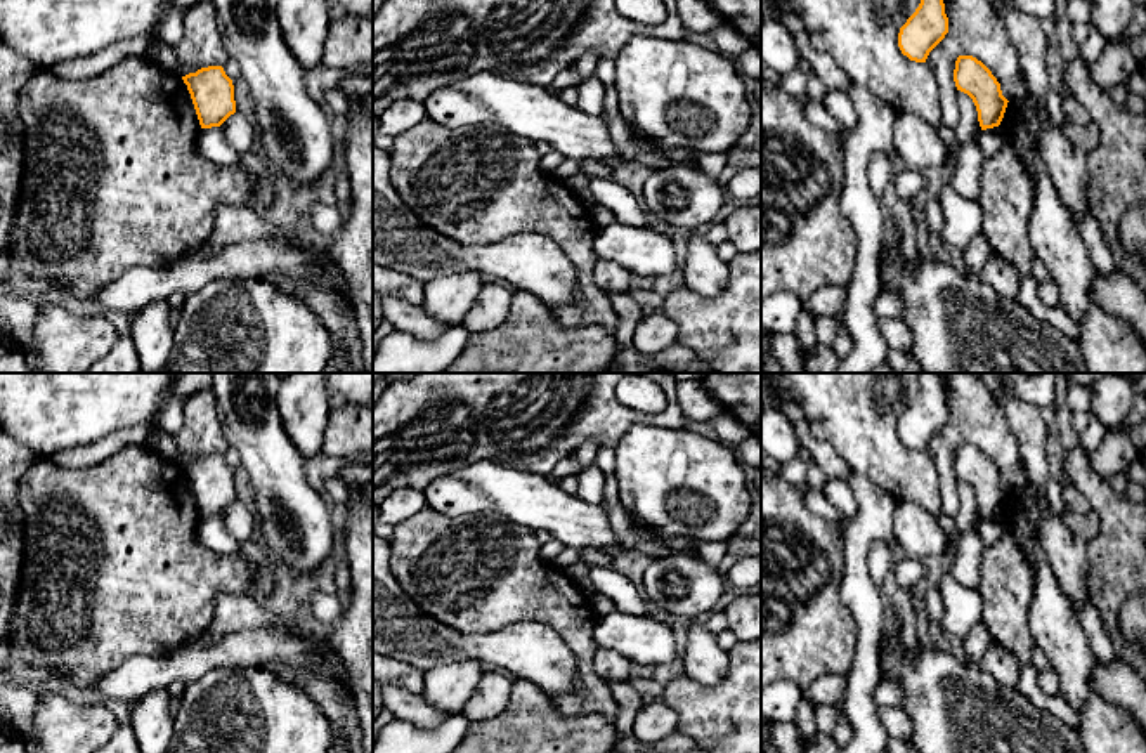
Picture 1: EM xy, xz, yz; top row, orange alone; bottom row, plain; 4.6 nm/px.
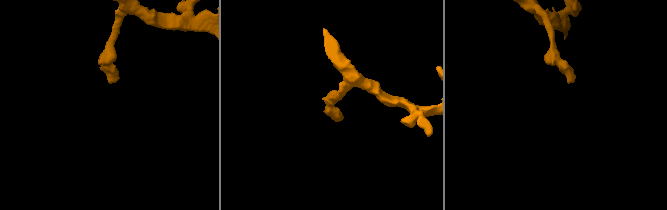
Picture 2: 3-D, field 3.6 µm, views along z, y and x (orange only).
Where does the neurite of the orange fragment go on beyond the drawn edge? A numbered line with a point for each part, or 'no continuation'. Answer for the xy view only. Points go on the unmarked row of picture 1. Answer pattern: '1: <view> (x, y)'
no continuation

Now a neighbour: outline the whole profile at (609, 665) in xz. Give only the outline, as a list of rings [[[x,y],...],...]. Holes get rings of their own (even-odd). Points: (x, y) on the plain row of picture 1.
[[[598,649],[593,659],[595,673],[605,682],[628,682],[631,661],[609,649]]]

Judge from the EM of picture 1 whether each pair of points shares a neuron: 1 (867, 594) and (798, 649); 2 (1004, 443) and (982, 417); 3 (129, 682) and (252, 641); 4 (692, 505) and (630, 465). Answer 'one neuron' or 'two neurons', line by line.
1: two neurons
2: one neuron
3: one neuron
4: one neuron

